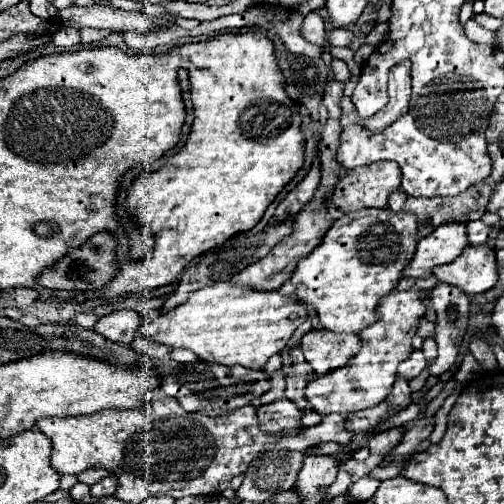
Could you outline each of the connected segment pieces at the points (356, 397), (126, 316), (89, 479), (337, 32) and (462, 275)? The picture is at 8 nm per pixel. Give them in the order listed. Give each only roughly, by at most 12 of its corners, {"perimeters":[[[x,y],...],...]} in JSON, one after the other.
{"perimeters":[[[418,287],[392,291],[362,349],[306,385],[318,415],[388,397],[426,313]],[[114,311],[94,325],[102,337],[130,345],[142,323],[136,311]],[[86,469],[76,475],[80,483],[94,485],[110,473]],[[332,29],[328,43],[334,47],[348,47],[354,41],[350,29]],[[466,247],[434,277],[470,297],[498,279],[494,249]]]}

